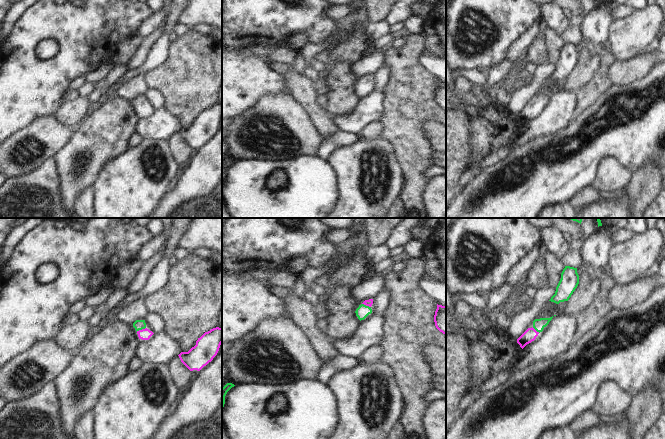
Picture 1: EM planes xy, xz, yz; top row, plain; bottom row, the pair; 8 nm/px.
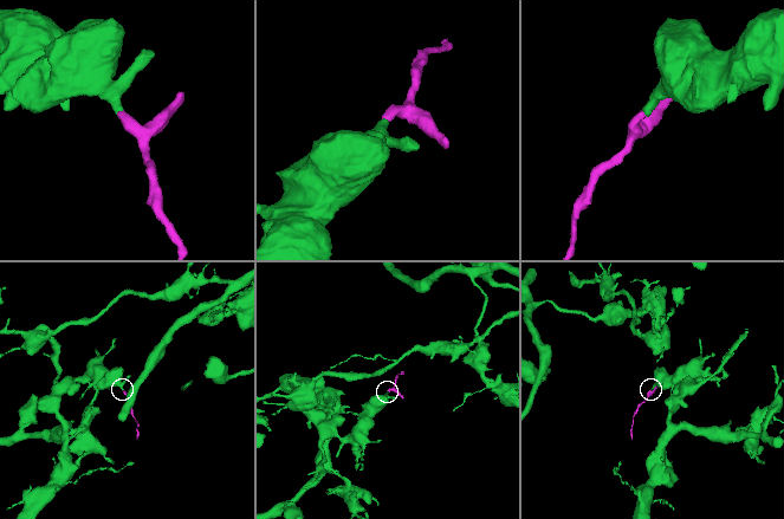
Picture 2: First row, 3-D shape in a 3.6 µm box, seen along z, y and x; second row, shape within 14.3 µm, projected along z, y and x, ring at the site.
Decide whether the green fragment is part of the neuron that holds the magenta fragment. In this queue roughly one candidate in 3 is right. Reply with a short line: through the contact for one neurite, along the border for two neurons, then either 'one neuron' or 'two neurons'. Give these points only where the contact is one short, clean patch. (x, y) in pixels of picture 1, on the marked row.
line xy (144, 334), (140, 330), (138, 324); one neuron

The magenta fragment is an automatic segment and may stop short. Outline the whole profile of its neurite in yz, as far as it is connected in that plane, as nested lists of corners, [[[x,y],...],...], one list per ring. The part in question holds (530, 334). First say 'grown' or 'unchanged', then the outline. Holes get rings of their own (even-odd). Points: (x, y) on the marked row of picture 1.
grown; [[[553,316],[550,318],[540,318],[533,321],[533,327],[528,328],[518,339],[517,343],[523,349],[527,344],[536,339],[538,334],[549,324]]]

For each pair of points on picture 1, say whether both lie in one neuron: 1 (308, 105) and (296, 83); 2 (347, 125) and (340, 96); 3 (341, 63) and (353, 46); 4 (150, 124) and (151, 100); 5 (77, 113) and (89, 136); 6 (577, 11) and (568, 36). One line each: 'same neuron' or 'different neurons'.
1: same neuron
2: different neurons
3: same neuron
4: different neurons
5: different neurons
6: same neuron

